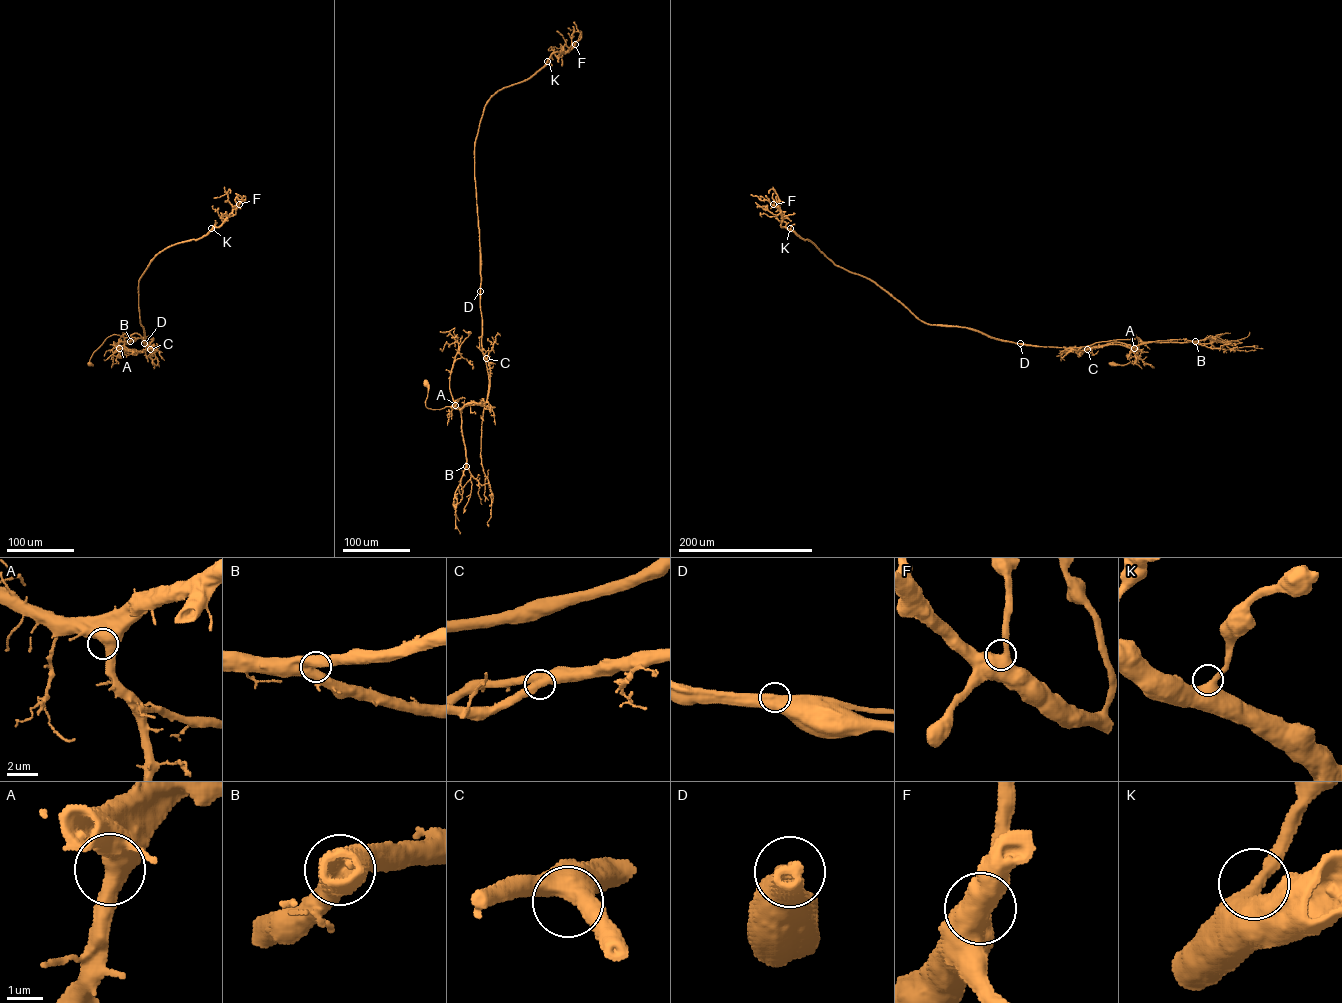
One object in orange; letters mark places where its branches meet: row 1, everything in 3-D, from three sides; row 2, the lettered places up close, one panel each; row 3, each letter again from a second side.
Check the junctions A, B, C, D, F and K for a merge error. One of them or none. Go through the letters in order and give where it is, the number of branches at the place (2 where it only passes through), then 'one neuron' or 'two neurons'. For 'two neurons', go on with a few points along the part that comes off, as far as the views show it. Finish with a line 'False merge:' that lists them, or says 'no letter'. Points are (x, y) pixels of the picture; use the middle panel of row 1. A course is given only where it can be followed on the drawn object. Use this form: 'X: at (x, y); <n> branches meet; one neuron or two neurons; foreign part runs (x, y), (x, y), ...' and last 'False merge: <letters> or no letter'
A: at (455, 405); 2 branches meet; one neuron
B: at (466, 466); 2 branches meet; one neuron
C: at (486, 358); 3 branches meet; one neuron
D: at (480, 291); 2 branches meet; two neurons; foreign part runs (480, 291), (477, 208)
F: at (575, 44); 2 branches meet; one neuron
K: at (547, 61); 2 branches meet; one neuron
False merge: D

